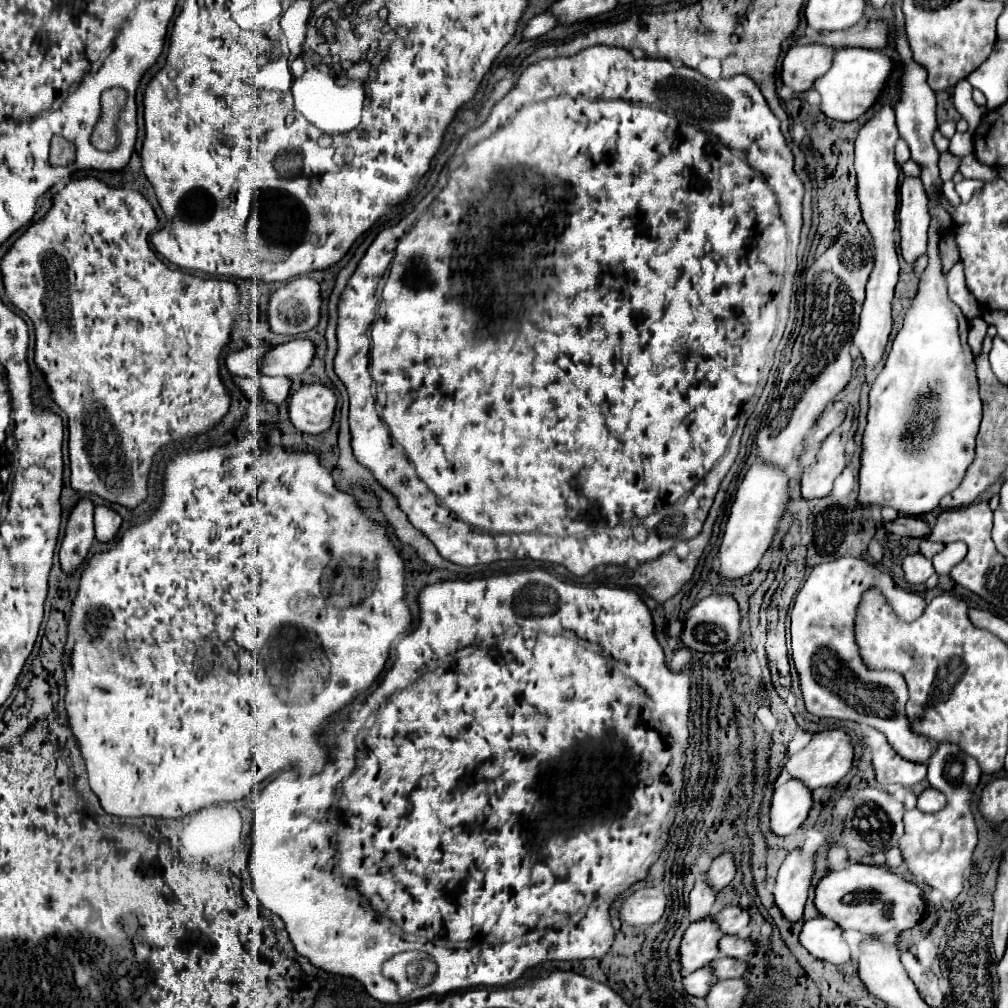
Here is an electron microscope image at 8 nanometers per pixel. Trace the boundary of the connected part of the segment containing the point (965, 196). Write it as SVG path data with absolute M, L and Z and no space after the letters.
M964 178L962 182L956 184L956 192L958 192L958 196L962 198L962 202L968 202L968 200L972 198L972 194L974 194L976 190L980 190L980 188L982 188L980 180L968 180L968 178Z

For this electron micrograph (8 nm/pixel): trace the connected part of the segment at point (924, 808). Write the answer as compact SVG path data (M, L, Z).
M928 788L918 796L918 810L920 812L938 812L944 808L944 804L946 804L944 794L934 788Z

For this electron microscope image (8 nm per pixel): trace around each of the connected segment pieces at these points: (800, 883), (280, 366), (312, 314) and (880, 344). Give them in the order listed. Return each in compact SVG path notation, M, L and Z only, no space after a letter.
M794 848L782 862L776 878L774 898L782 914L796 922L804 914L808 892L814 878L816 854L804 854L800 848Z
M296 338L286 344L274 346L260 362L260 374L264 376L298 376L310 368L314 358L314 344L306 338Z
M296 278L272 294L268 324L276 334L298 336L320 322L320 308L320 284L312 278Z
M882 106L882 110L862 126L856 138L856 194L860 202L860 212L866 228L874 238L874 268L870 280L866 284L866 302L860 314L860 326L854 334L854 344L860 348L866 366L872 368L884 354L884 346L888 342L892 330L892 298L894 288L898 284L898 254L896 254L896 206L898 206L898 180L900 166L894 158L894 146L900 138L894 110L890 106Z

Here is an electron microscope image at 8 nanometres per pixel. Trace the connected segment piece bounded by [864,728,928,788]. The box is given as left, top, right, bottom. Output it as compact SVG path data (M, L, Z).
M868 728L864 734L866 744L872 748L874 754L874 768L876 768L876 780L884 786L888 784L902 784L906 788L918 784L920 780L926 778L926 764L918 764L918 762L910 762L904 760L886 740L886 736L882 736L882 732Z

